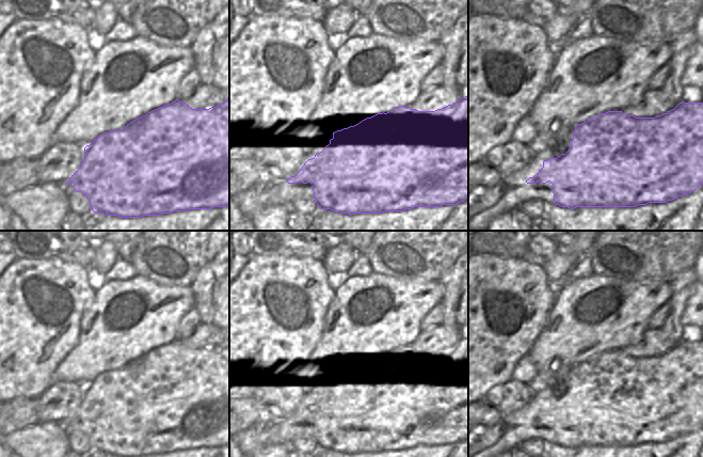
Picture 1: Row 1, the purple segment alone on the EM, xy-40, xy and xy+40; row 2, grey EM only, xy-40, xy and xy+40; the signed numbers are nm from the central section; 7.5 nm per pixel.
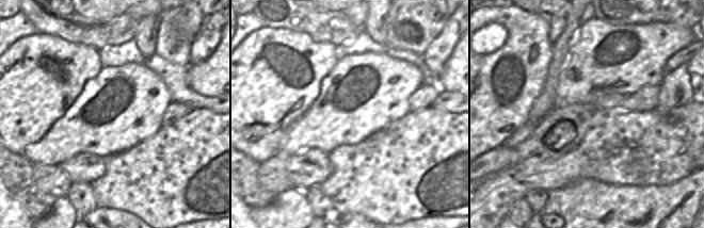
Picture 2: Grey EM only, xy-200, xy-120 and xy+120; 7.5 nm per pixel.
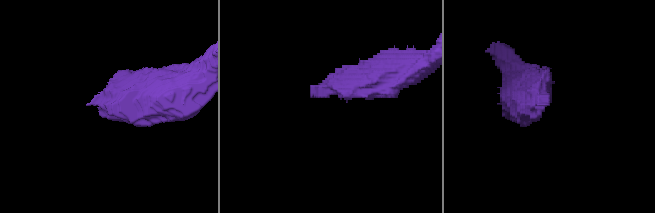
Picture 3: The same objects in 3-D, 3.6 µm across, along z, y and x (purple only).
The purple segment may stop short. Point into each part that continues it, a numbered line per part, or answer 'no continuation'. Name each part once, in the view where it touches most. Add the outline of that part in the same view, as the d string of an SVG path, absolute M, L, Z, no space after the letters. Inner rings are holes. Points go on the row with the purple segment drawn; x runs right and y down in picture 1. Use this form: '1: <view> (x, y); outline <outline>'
no continuation

